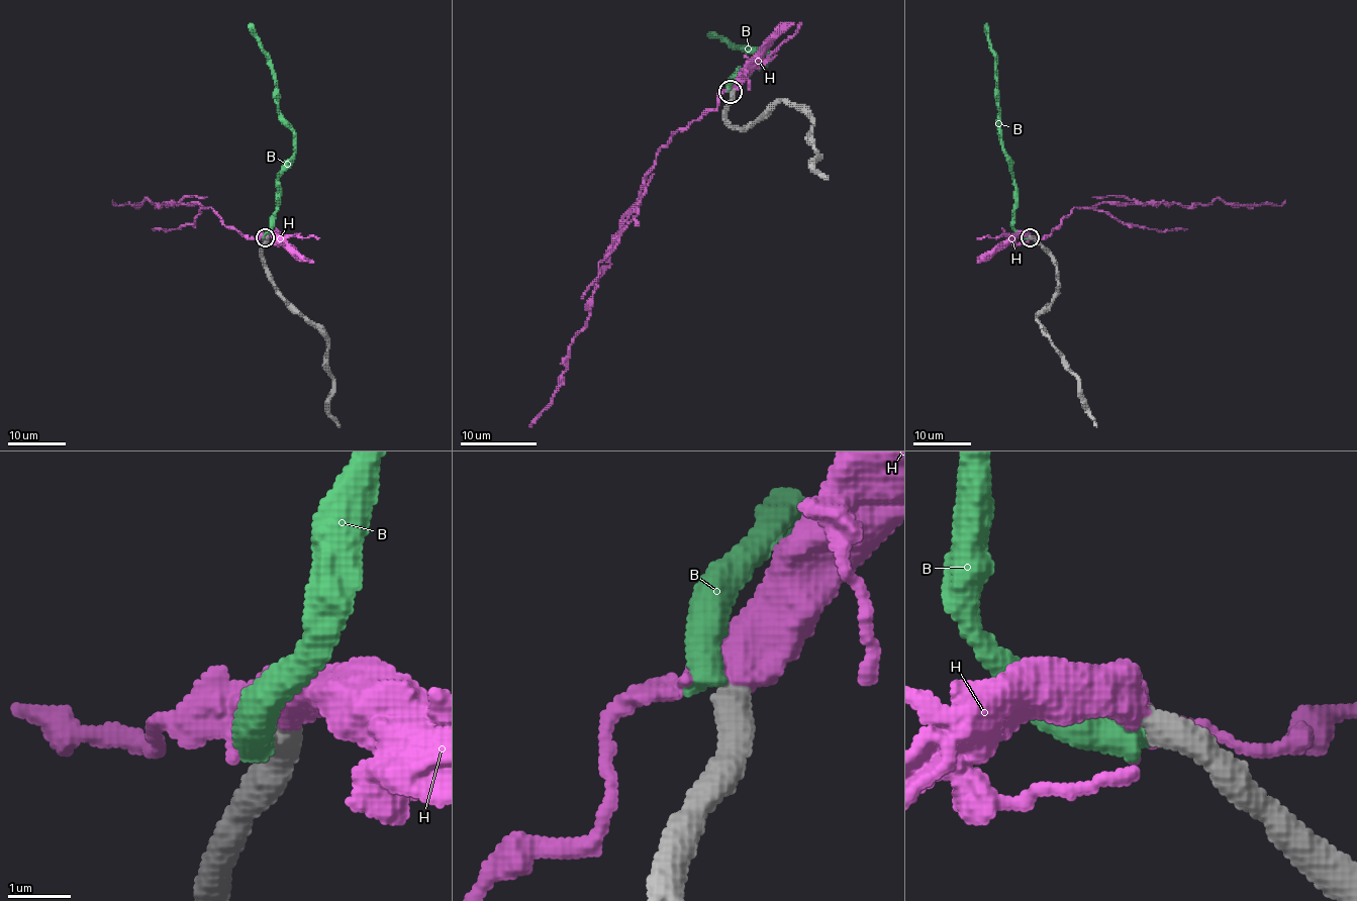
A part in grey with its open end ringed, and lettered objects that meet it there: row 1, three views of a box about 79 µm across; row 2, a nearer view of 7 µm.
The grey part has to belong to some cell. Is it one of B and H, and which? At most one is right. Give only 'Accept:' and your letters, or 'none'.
Accept: B

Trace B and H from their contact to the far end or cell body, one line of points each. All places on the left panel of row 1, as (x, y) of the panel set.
B: (264, 237), (273, 227), (277, 179), (294, 152), (294, 134), (278, 109), (277, 80), (270, 56), (250, 23)
H: (267, 234), (247, 239), (198, 202), (161, 205), (146, 198), (136, 205), (116, 205), (112, 200)

